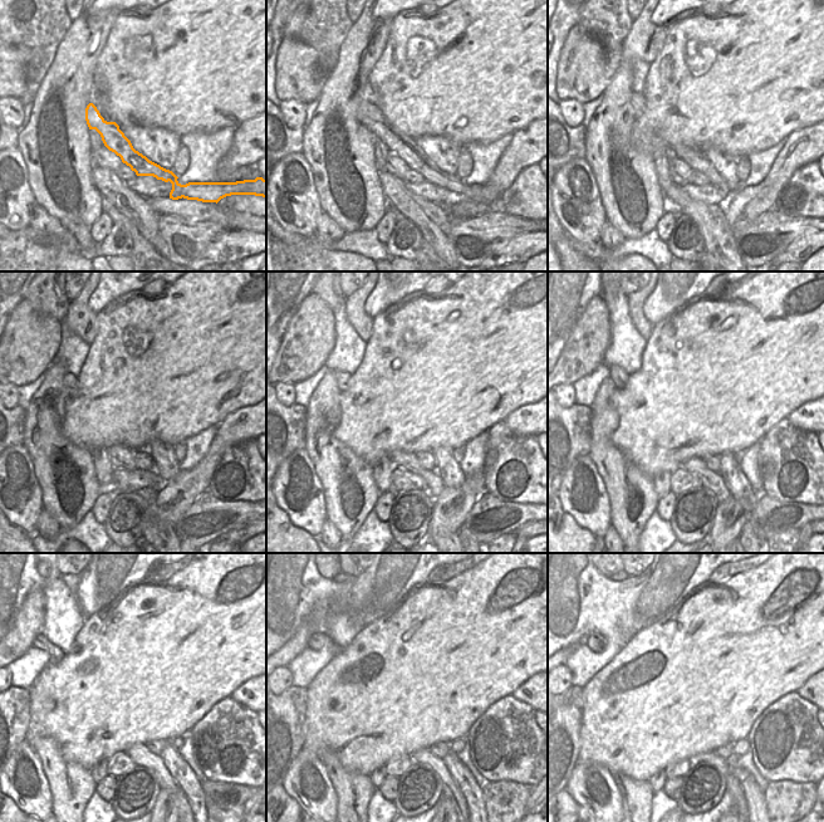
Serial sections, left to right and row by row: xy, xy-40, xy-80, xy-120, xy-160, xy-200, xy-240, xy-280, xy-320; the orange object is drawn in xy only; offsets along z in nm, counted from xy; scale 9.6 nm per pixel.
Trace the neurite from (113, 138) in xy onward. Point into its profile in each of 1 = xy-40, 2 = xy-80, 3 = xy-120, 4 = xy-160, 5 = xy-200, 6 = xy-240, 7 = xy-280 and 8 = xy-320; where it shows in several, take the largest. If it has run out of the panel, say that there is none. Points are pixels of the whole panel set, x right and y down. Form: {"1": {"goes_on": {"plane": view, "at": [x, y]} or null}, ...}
{"1": {"goes_on": {"plane": "xy-40", "at": [368, 113]}}, "2": {"goes_on": {"plane": "xy-80", "at": [693, 155]}}, "3": {"goes_on": {"plane": "xy-120", "at": [69, 378]}}, "4": {"goes_on": {"plane": "xy-160", "at": [342, 377]}}, "5": {"goes_on": {"plane": "xy-200", "at": [619, 377]}}, "6": {"goes_on": {"plane": "xy-240", "at": [55, 654]}}, "7": {"goes_on": {"plane": "xy-280", "at": [317, 641]}}, "8": {"goes_on": {"plane": "xy-320", "at": [597, 641]}}}

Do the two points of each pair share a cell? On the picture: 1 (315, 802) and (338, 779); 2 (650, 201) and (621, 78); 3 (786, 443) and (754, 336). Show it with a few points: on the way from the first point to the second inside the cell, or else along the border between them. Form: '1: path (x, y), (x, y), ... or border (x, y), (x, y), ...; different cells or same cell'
1: border (320, 758), (336, 793), (337, 808); different cells
2: path (636, 171), (633, 158), (619, 145), (619, 108); same cell
3: border (786, 416), (759, 441); different cells

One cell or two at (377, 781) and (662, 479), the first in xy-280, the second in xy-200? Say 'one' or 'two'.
one

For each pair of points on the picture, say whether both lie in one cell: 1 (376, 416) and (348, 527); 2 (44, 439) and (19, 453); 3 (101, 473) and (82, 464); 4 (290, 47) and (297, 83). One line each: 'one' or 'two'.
1: two
2: two
3: two
4: one

